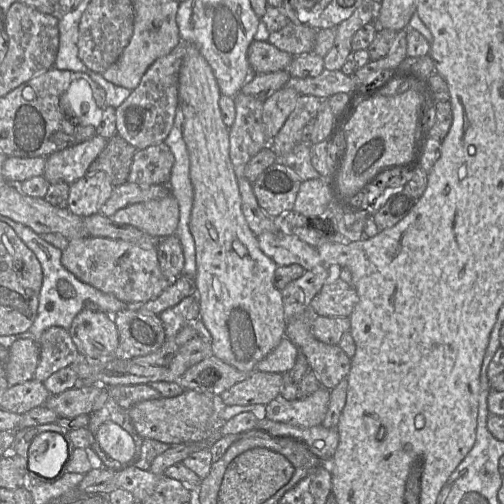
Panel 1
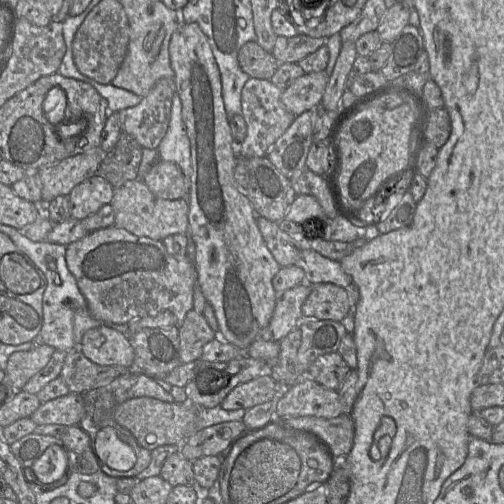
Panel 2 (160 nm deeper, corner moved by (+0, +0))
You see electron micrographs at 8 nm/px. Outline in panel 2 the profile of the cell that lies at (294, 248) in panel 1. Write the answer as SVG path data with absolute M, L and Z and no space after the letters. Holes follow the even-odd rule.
M305 248L300 252L294 262L305 272L305 282L309 284L333 283L343 288L353 281L341 267L340 261L335 261L322 256L311 248Z

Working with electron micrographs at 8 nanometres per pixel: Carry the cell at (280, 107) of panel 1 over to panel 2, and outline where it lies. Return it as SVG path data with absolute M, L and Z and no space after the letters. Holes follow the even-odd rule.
M324 71L305 73L282 91L281 101L295 116L321 105L330 76Z

